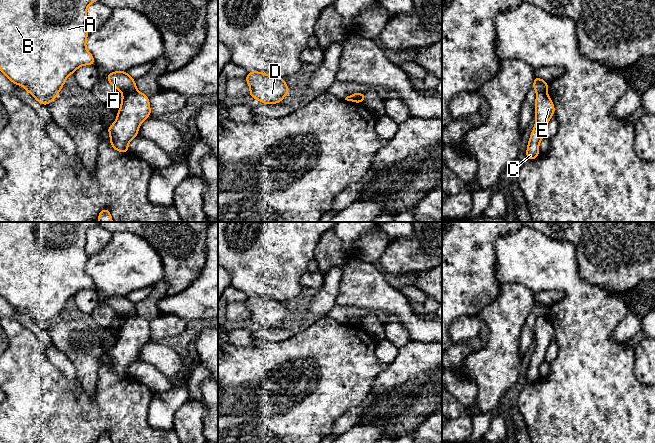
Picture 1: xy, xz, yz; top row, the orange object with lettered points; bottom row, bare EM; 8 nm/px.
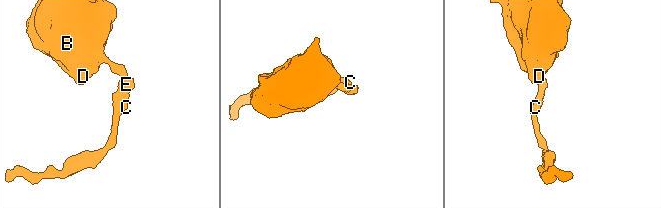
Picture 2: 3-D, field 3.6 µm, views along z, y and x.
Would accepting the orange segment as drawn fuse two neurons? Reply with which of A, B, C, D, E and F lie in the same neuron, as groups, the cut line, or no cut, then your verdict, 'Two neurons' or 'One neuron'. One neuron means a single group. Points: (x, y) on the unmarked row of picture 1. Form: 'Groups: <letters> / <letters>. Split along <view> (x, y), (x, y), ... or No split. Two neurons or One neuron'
Groups: A B D F / C E. Split along xy (135, 314), (123, 318). Two neurons

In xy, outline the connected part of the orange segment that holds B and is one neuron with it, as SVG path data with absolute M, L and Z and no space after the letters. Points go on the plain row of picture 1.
M0 222L0 296L16 310L22 309L41 329L50 329L51 325L59 320L59 316L66 306L67 301L81 290L93 289L93 279L86 273L88 255L85 252L87 230L99 225L99 222Z

